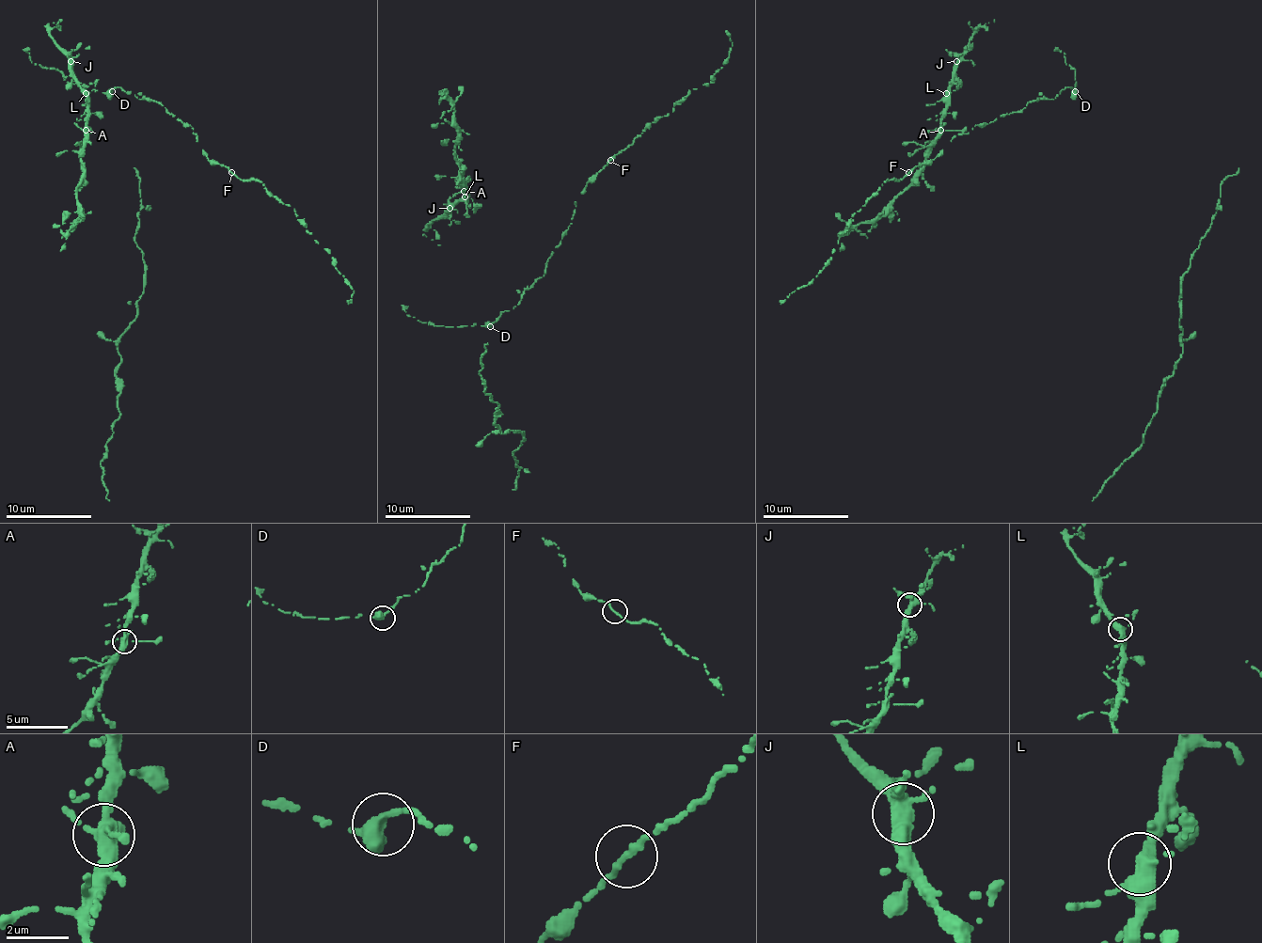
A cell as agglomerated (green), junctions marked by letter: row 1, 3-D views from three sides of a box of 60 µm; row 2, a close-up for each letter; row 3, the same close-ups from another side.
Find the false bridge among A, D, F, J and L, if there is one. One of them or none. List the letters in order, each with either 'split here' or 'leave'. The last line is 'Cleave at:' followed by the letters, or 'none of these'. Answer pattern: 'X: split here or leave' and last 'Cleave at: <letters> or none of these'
A: leave
D: leave
F: leave
J: leave
L: leave
Cleave at: none of these

